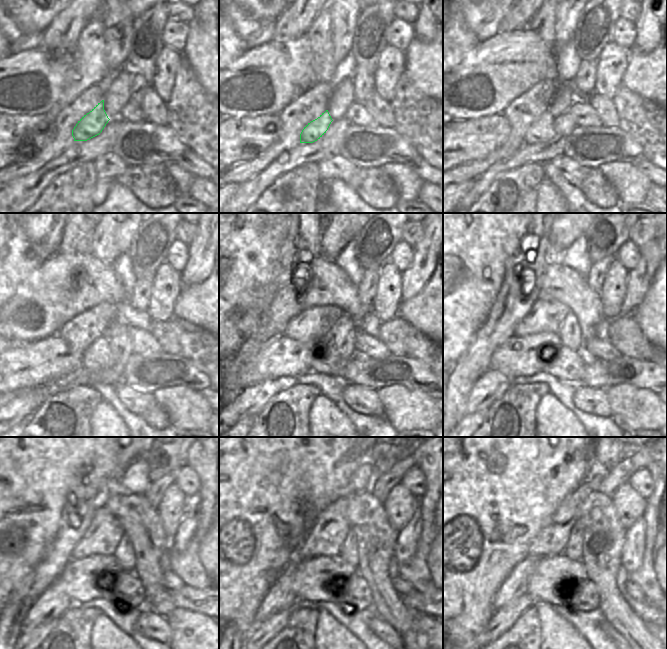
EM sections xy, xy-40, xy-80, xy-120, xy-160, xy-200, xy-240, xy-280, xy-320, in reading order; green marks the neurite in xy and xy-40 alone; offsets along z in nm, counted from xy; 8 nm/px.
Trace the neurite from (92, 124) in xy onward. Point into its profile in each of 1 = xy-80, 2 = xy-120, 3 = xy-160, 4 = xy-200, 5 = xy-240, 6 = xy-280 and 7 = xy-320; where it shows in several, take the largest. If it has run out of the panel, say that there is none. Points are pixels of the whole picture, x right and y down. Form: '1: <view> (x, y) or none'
1: xy-80 (542, 130)
2: xy-120 (96, 356)
3: xy-160 (326, 363)
4: xy-200 (569, 366)
5: xy-240 (126, 589)
6: xy-280 (353, 591)
7: xy-320 (583, 595)

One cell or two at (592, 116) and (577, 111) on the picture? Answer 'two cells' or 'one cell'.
one cell

